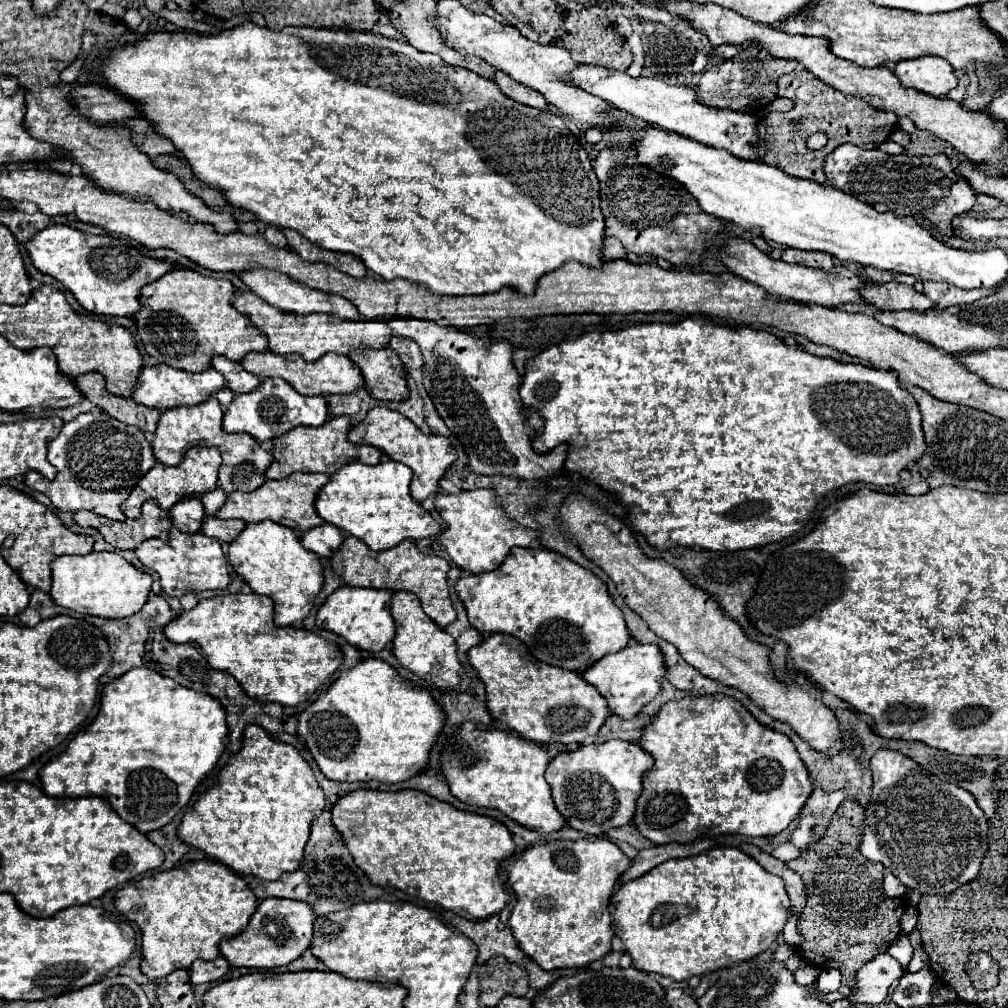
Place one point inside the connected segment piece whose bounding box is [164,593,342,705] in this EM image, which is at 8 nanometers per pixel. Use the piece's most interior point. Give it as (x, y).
(236, 633)

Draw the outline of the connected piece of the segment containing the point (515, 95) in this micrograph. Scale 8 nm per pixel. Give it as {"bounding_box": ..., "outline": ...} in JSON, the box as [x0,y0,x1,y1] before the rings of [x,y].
{"bounding_box":[494,71,548,111],"outline":[[[496,71],[496,73],[494,73],[494,83],[500,87],[500,91],[502,91],[506,97],[510,97],[510,99],[522,103],[522,105],[536,107],[536,109],[542,109],[542,111],[548,109],[548,103],[544,101],[544,97],[542,97],[538,91],[534,91],[534,89],[530,89],[530,87],[526,87],[526,85],[520,85],[520,83],[516,83],[516,81],[512,81],[512,77],[508,77],[508,75],[502,73],[502,71]]]}

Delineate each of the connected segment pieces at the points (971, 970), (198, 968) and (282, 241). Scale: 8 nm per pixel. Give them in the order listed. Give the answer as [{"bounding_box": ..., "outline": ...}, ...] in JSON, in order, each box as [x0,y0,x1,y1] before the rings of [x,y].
[{"bounding_box":[968,953,998,989],"outline":[[[972,953],[968,963],[968,975],[978,989],[992,989],[998,985],[998,963],[988,953]]]},{"bounding_box":[190,957,228,985],"outline":[[[218,957],[214,961],[194,961],[190,967],[190,981],[194,985],[198,983],[208,983],[208,981],[218,981],[224,977],[228,971],[228,961],[224,957]]]},{"bounding_box":[264,225,286,247],"outline":[[[268,225],[268,227],[264,229],[264,237],[266,237],[268,243],[272,243],[272,245],[276,245],[276,247],[286,247],[286,237],[284,237],[284,233],[282,233],[278,227],[274,227],[274,225]]]}]

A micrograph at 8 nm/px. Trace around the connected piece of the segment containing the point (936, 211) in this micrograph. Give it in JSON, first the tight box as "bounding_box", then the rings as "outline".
{"bounding_box":[824,143,976,235],"outline":[[[846,143],[826,157],[824,171],[832,187],[866,201],[878,211],[894,211],[900,217],[928,217],[938,225],[938,229],[942,229],[944,235],[950,233],[950,221],[960,213],[968,213],[976,203],[972,187],[954,171],[946,155],[888,155],[880,149],[866,151]]]}

